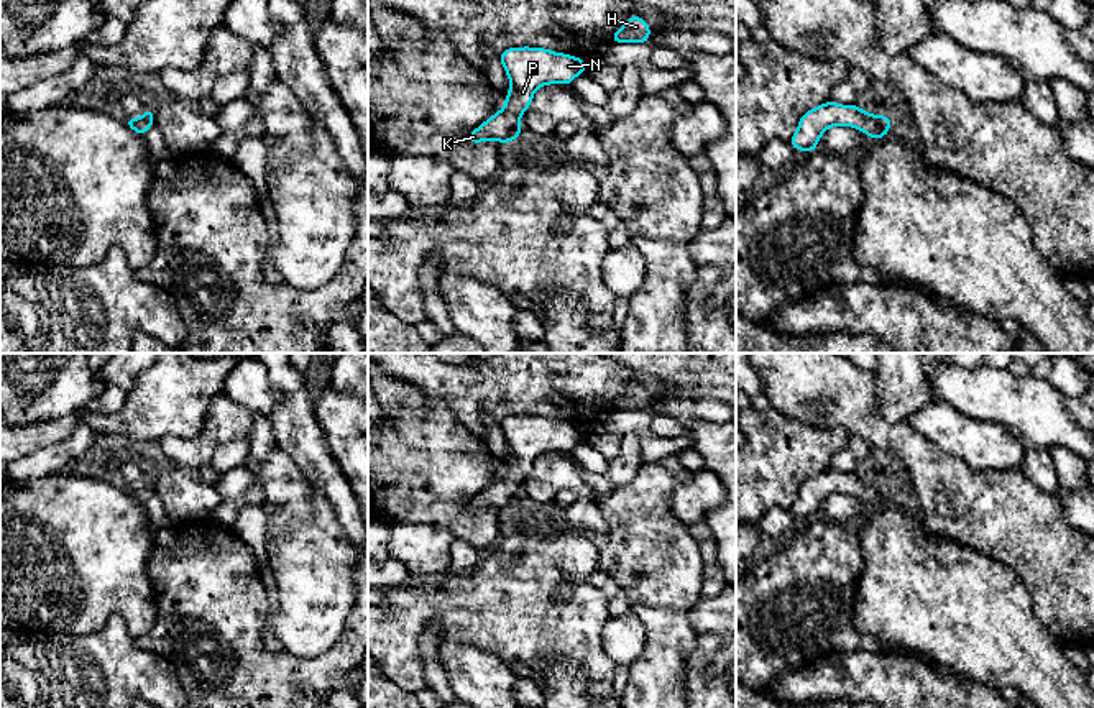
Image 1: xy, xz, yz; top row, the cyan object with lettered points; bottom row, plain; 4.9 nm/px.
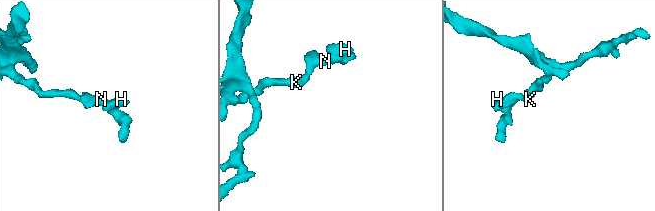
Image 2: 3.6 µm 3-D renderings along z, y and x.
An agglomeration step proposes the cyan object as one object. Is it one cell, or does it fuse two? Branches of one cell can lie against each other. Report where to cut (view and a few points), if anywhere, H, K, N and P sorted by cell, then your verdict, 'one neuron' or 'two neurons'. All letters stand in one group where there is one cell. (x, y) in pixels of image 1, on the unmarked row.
no cut | H K N P | one neuron

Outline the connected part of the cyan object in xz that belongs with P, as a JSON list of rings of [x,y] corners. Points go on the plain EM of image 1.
[[[529,414],[508,416],[499,422],[499,427],[511,450],[504,476],[467,504],[471,511],[509,511],[519,506],[519,485],[529,476],[534,460],[547,452],[572,452],[588,435],[580,425]]]

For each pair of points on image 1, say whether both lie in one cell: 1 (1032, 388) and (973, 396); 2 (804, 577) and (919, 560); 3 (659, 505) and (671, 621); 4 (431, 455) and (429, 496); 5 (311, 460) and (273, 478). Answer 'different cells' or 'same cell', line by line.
1: same cell
2: different cells
3: same cell
4: same cell
5: different cells

